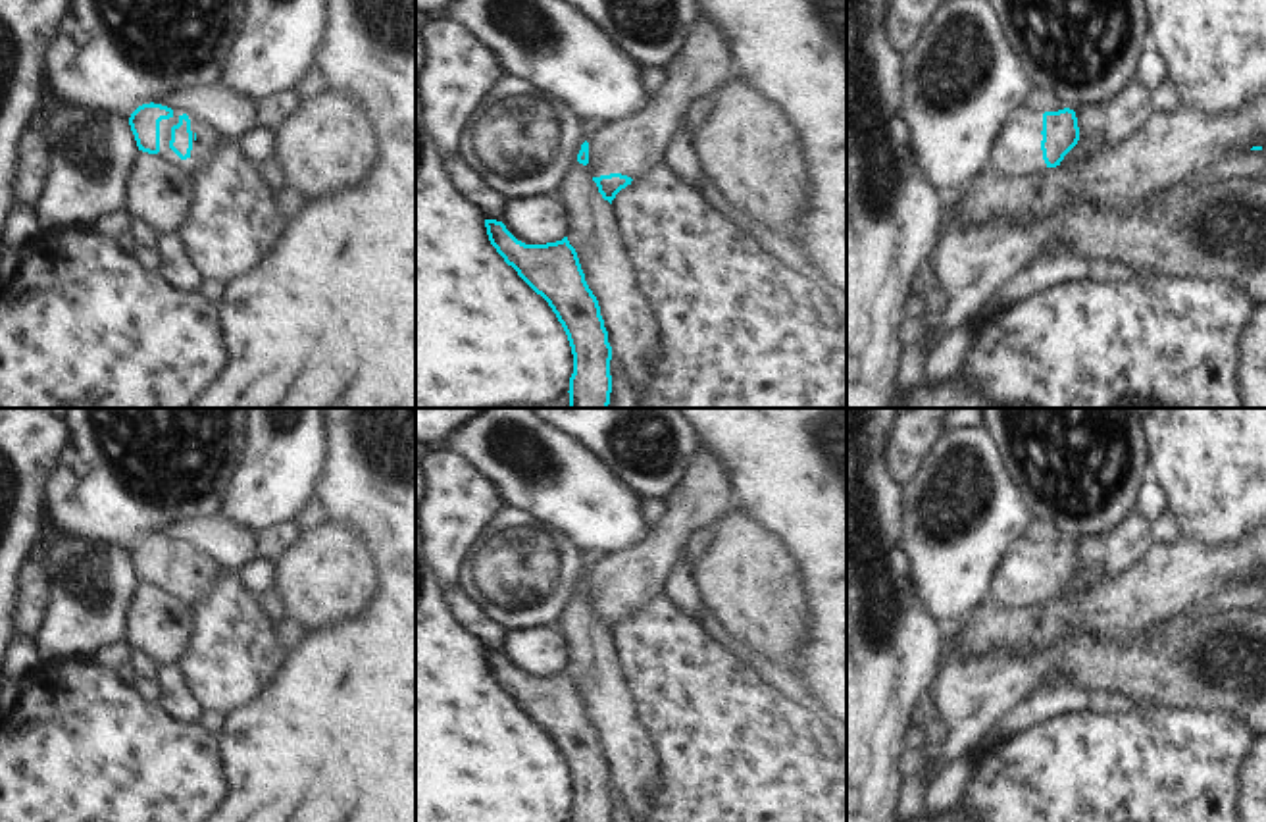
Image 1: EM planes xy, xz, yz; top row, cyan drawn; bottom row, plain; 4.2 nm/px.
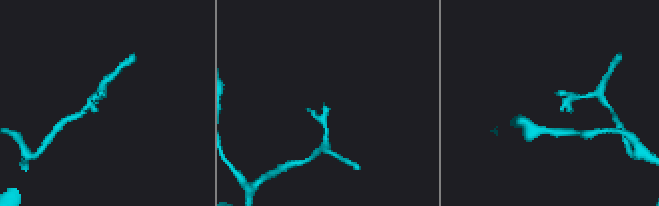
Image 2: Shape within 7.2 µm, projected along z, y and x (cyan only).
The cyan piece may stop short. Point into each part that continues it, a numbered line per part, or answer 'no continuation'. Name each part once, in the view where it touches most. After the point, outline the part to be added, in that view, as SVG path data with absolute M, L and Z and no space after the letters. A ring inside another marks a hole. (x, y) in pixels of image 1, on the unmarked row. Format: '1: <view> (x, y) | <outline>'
1: yz (1016, 582) | M1018 539L1006 551L991 579L989 599L1010 608L1037 604L1037 599L1045 593L1041 562L1043 549L1027 539Z

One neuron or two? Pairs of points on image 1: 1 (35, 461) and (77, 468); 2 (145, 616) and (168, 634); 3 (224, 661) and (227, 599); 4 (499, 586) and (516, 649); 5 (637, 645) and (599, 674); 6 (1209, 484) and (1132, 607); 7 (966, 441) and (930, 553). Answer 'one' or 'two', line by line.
1: two
2: one
3: one
4: two
5: two
6: two
7: one

